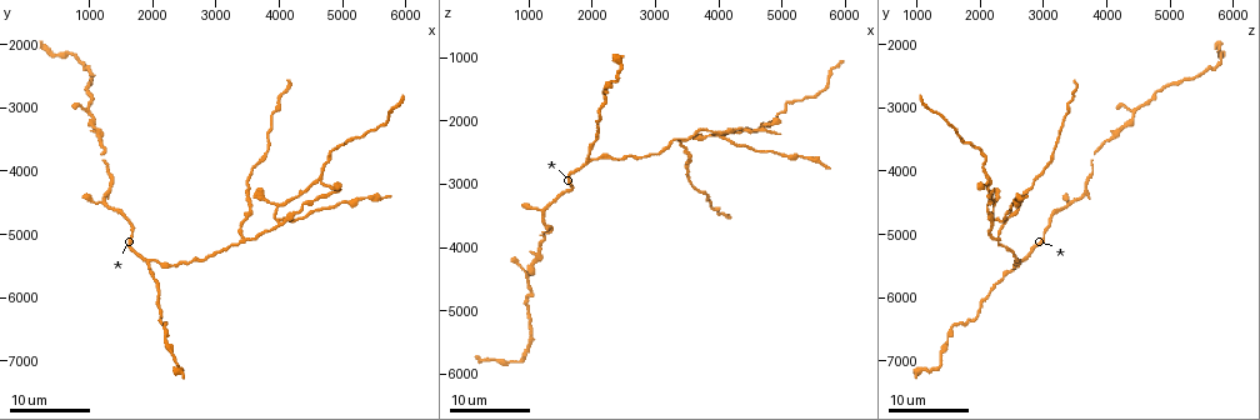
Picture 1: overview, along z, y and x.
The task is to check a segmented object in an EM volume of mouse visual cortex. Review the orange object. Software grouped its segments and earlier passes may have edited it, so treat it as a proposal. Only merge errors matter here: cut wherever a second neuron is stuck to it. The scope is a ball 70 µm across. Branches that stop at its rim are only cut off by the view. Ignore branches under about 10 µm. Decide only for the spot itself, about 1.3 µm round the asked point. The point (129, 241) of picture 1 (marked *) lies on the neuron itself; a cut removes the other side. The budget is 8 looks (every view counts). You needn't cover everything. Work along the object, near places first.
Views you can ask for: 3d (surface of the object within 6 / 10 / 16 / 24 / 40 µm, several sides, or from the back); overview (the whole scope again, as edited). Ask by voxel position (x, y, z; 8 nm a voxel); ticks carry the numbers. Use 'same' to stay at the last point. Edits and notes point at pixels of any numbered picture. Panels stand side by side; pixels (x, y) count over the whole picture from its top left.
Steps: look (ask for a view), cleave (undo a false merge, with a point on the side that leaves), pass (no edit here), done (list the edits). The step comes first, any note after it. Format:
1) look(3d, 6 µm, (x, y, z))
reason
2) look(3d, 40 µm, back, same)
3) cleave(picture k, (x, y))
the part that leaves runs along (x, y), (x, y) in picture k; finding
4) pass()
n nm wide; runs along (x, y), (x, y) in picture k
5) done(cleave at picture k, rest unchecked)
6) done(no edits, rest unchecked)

look(3d, 24 µm, (3450, 5100, 2300))
a fork

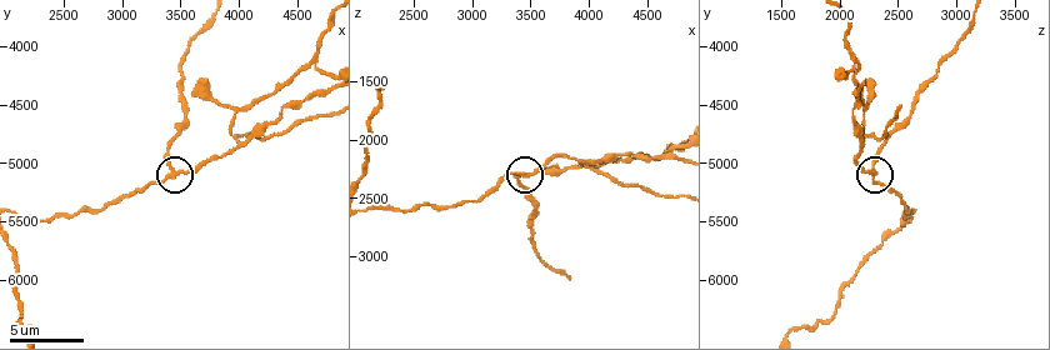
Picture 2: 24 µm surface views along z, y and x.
look(3d, 6 µm, (3460, 5080, 2300))

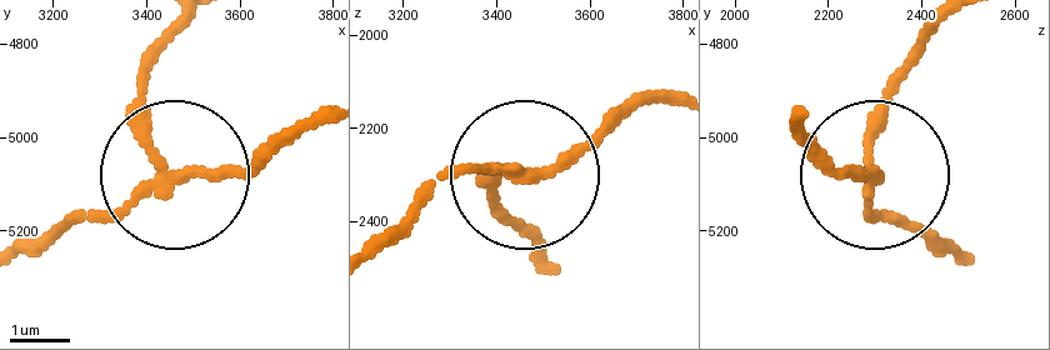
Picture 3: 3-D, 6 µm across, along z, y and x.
pass()
190 nm wide; all the same neuron

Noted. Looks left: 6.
look(3d, 24 µm, (1950, 5400, 2600))
branch point

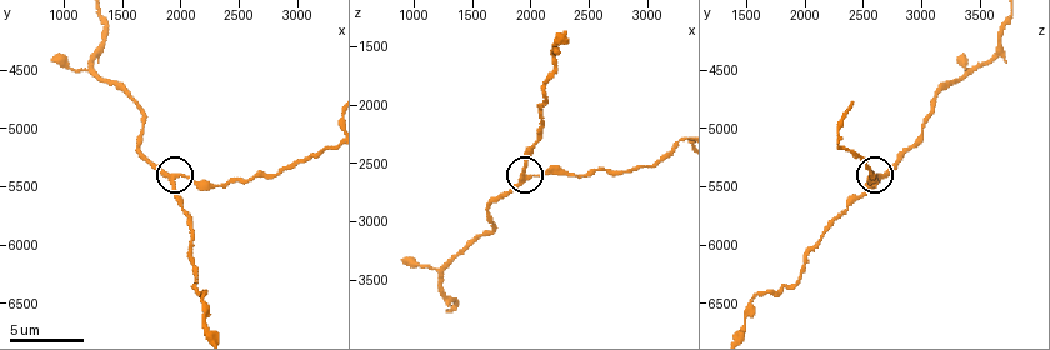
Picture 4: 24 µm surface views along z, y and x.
look(3d, 6 µm, (1960, 5400, 2620))

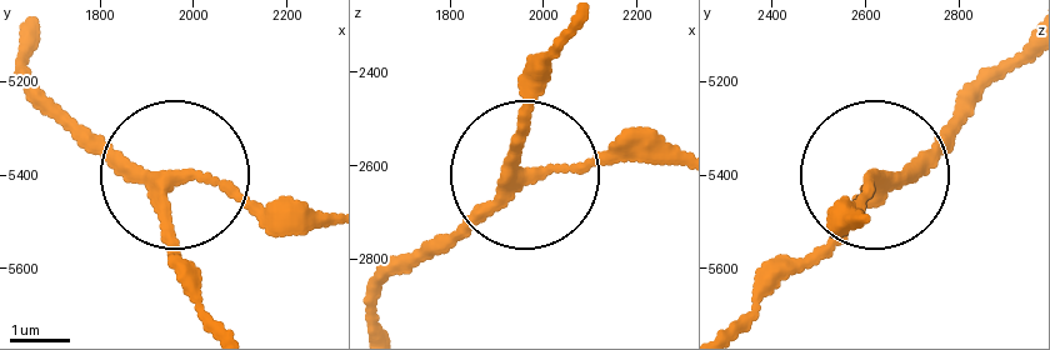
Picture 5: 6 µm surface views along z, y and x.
look(3d, 6 µm, back, (1960, 5420, 2625))

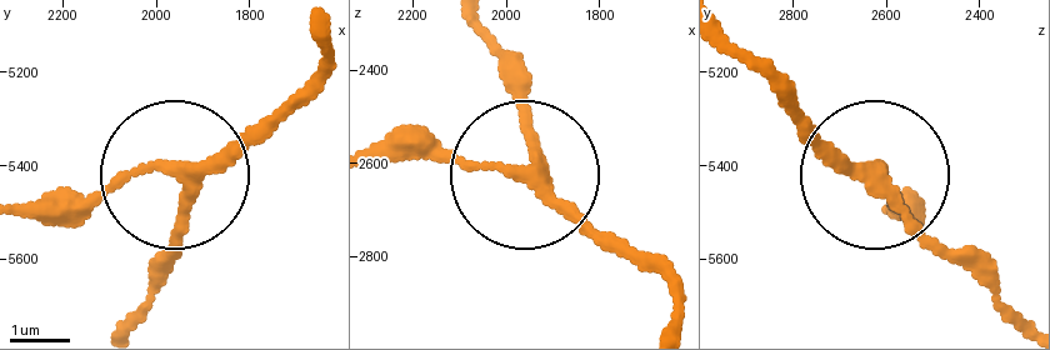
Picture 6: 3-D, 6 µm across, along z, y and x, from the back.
pass()
210 nm wide; one neuron here

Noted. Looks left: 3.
look(3d, 10 µm, (4000, 4780, 2200))
four-way junction

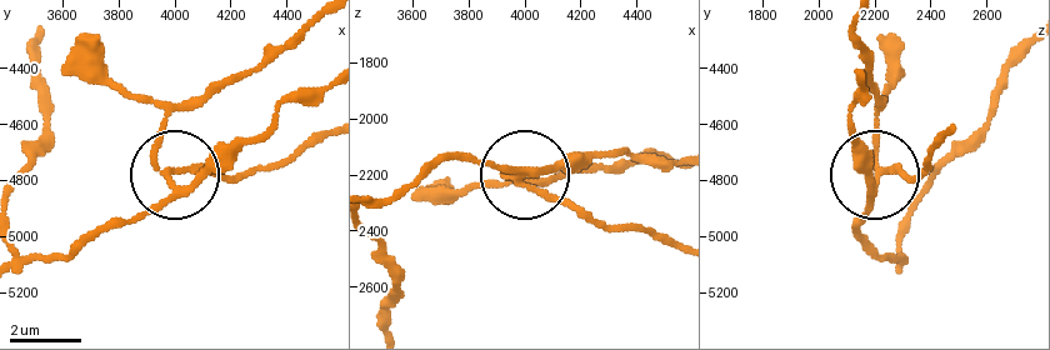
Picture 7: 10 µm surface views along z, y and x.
look(3d, 10 µm, back, (3990, 4780, 2220))
other side

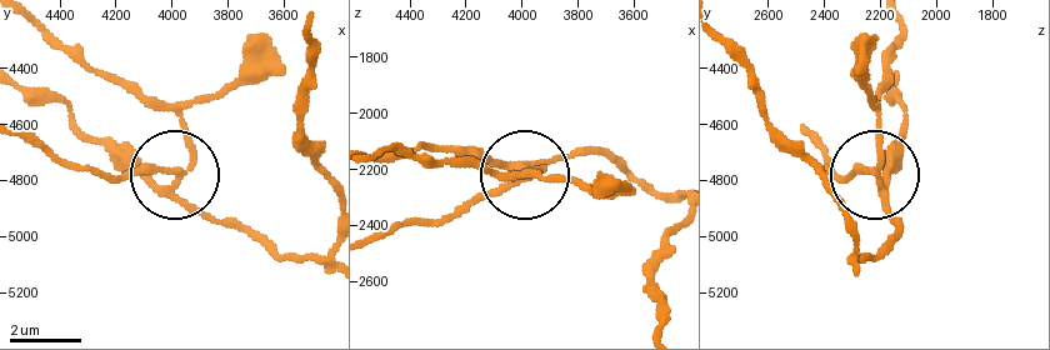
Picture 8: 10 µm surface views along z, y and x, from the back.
cleave(picture 8, (185, 136))
the part that leaves runs along (175, 185), (193, 153), (184, 126), (76, 63), (40, 28) in picture 8; two neurons meet here

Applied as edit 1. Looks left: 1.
done(cleave at picture 8, rest unchecked)

